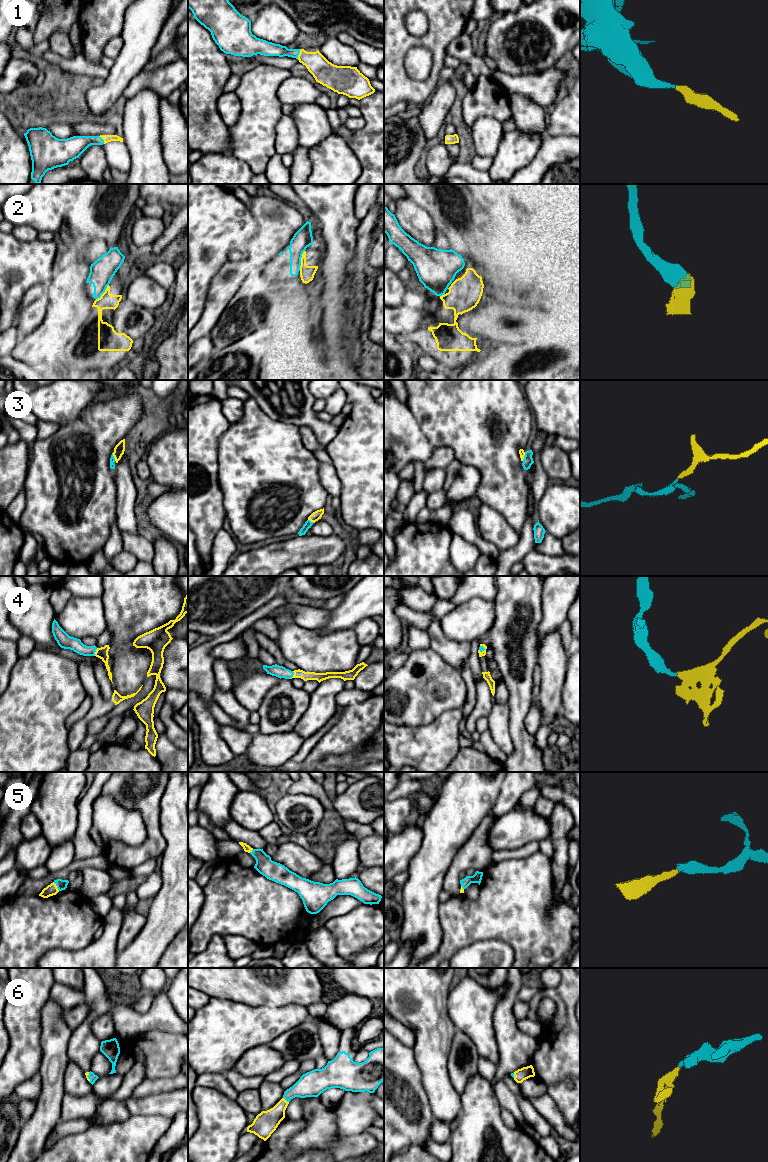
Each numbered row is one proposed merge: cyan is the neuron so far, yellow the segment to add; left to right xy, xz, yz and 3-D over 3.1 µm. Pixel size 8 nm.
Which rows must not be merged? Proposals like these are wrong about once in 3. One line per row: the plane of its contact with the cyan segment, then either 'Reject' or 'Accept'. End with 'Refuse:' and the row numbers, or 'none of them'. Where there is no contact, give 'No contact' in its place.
1: Touches cyan in xz. Accept
2: Touches cyan in xz. Reject
3: Touches cyan in xy. Accept
4: Touches cyan in xy. Accept
5: Touches cyan in xy. Accept
6: Touches cyan in xz. Accept
Refuse: 2

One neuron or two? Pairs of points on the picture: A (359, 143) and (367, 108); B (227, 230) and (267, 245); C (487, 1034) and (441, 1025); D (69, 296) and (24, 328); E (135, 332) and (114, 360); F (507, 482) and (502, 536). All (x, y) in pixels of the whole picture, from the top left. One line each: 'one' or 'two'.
A: one
B: two
C: two
D: two
E: two
F: two

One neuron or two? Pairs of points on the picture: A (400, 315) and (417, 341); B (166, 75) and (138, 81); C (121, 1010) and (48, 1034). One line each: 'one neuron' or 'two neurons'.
A: two neurons
B: one neuron
C: two neurons

